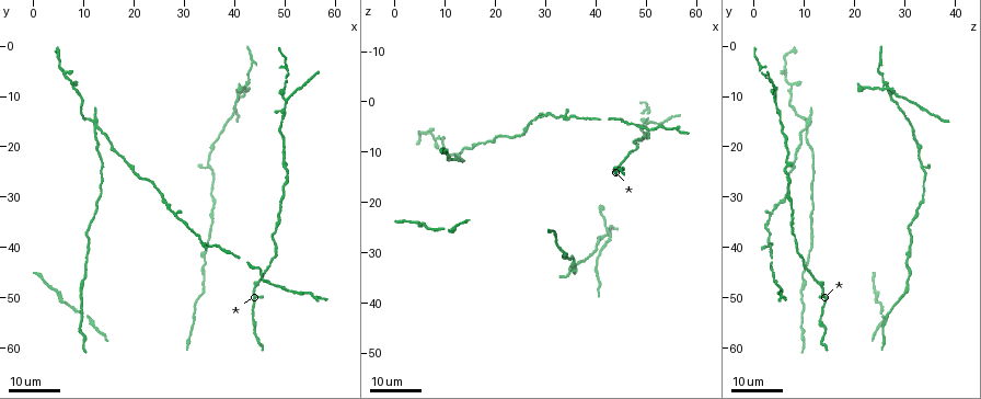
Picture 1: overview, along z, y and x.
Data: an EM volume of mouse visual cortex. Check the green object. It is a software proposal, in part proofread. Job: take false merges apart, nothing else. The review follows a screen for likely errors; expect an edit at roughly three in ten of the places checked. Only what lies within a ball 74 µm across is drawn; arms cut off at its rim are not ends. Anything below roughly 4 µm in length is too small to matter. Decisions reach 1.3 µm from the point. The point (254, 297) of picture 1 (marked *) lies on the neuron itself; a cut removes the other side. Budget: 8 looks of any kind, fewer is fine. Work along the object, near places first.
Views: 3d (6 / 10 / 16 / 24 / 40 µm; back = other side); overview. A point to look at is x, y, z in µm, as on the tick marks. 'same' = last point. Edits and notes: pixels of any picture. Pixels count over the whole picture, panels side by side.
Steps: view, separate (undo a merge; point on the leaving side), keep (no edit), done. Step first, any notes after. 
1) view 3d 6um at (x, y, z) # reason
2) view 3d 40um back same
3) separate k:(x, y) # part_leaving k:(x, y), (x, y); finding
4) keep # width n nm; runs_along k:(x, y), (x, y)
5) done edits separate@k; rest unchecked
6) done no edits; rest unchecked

view 3d 24um at (33.5, 39.0, 3.0) # sudden change in width

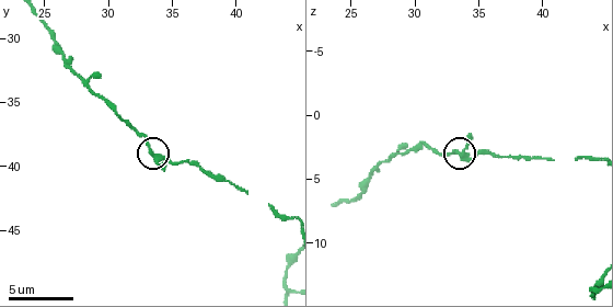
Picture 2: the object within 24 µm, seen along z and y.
view 3d 6um at (33.4, 38.8, 3.0)

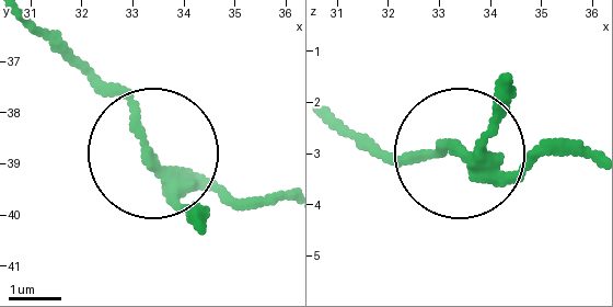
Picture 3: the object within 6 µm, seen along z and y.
keep # continuous, no second neuron

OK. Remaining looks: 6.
view 3d 16um at (43.0, 8.5, 25.5) # two arms in line, one across

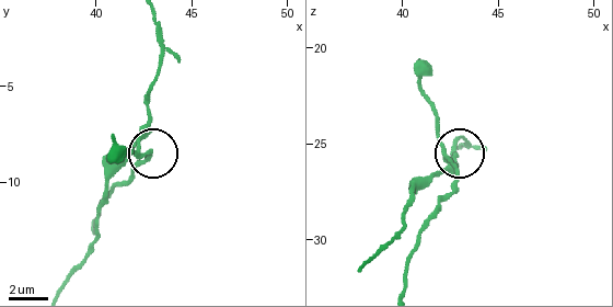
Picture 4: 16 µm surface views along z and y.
view 3d 10um at (42.5, 8.5, 25.7)

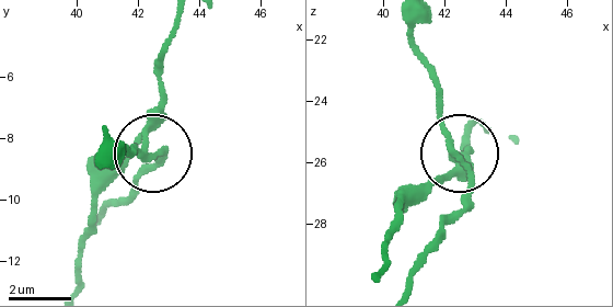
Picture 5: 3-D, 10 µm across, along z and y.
separate 5:(166, 154) # width 160 nm; a second neuron is stuck on

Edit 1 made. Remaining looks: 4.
view overview # redraw

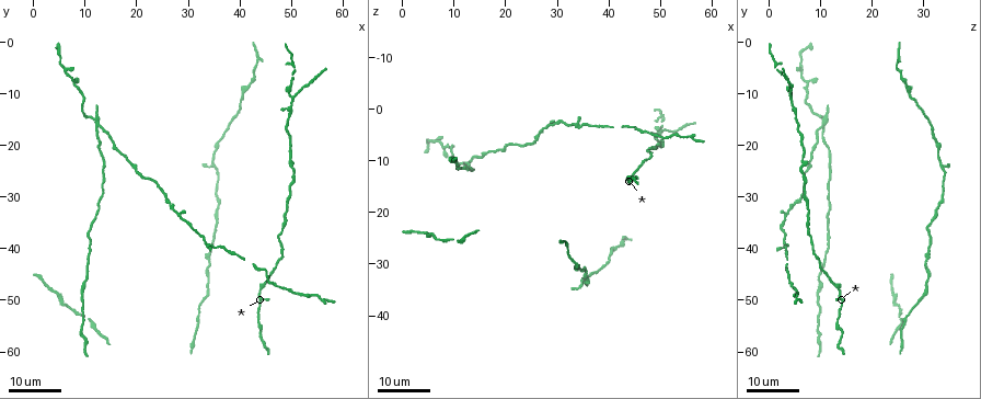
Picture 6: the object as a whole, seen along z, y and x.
view 3d 16um at (12.0, 16.0, 10.5) # three arms meet

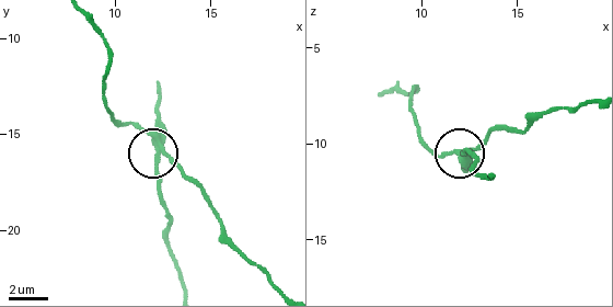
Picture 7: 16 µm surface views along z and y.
view 3d 6um same

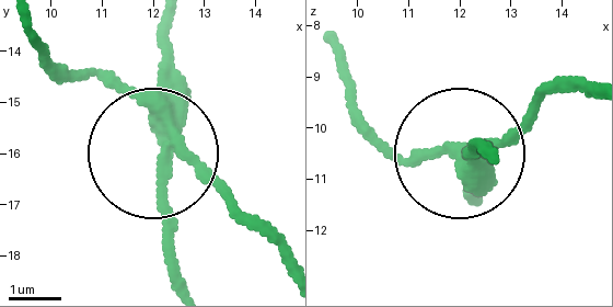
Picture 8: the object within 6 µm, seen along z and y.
separate 8:(164, 195) # side_arm 23 um; arms 3; a second neuron is stuck on

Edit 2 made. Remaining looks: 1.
done edits separate@5, separate@8; rest unchecked

